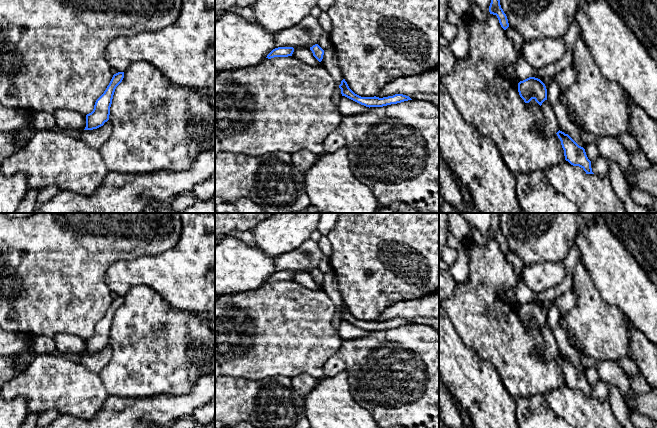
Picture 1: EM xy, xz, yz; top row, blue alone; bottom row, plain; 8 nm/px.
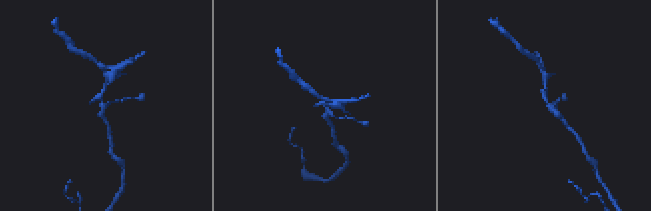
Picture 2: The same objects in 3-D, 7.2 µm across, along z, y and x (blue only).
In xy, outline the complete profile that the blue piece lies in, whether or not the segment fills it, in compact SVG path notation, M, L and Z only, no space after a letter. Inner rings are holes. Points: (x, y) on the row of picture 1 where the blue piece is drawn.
M124 72L113 75L104 93L96 100L93 111L86 115L86 127L84 130L97 129L109 120L113 95L123 78Z

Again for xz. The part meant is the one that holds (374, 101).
M345 79L341 81L341 84L339 85L339 88L341 89L342 96L345 96L361 105L364 105L366 107L383 107L391 104L397 104L404 101L412 100L409 96L403 95L403 94L395 94L393 96L388 97L361 97L357 94L355 94L348 86Z

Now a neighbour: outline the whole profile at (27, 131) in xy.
M32 116L26 121L26 123L16 132L11 133L14 137L25 139L30 141L35 134Z

